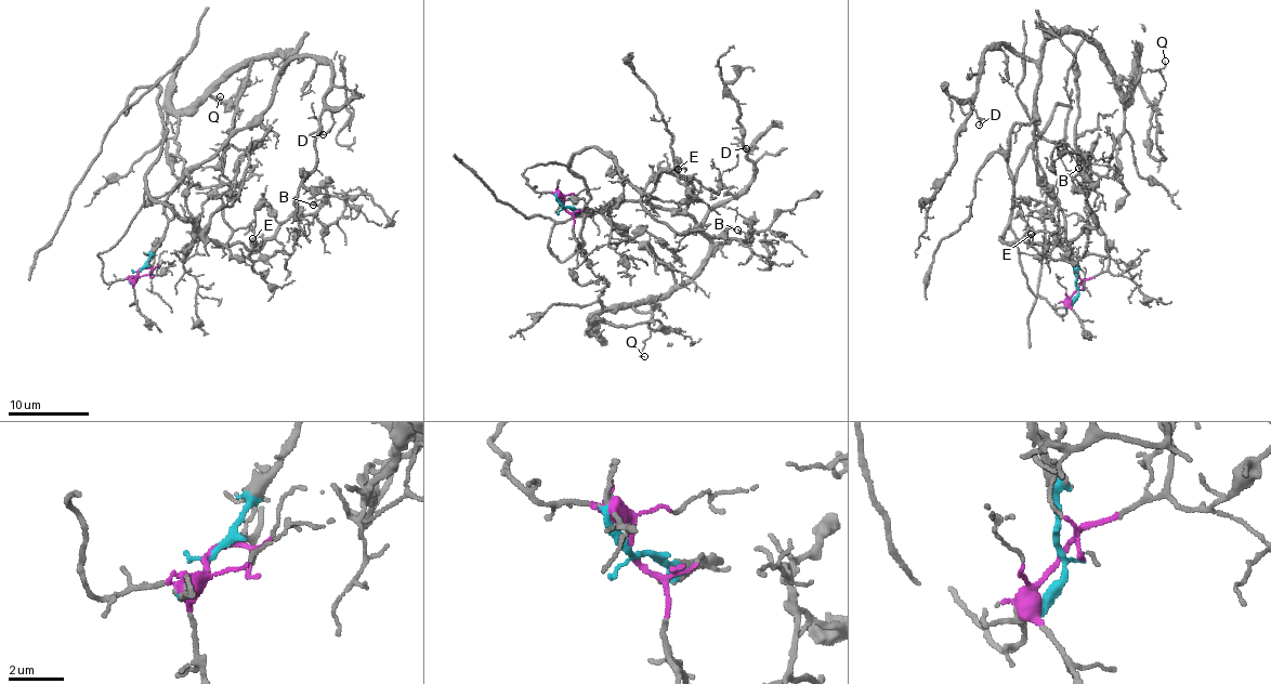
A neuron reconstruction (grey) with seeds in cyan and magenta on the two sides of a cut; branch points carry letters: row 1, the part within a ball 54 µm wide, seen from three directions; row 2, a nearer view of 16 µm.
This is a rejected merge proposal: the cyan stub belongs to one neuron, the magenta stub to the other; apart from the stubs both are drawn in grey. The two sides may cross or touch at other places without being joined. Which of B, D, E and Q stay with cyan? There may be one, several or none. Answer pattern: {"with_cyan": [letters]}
{"with_cyan": ["D", "Q"]}

